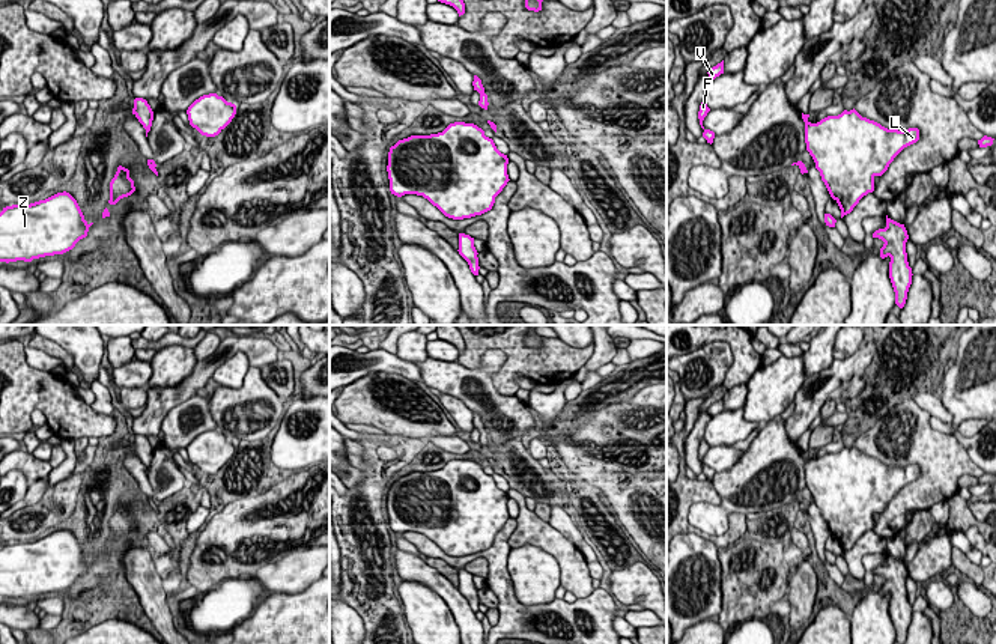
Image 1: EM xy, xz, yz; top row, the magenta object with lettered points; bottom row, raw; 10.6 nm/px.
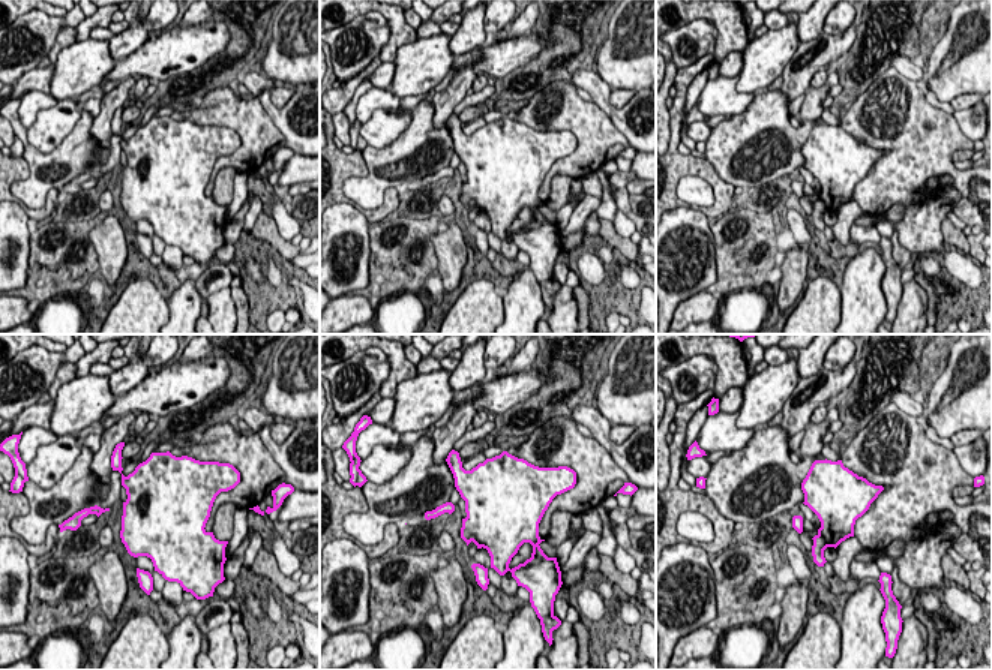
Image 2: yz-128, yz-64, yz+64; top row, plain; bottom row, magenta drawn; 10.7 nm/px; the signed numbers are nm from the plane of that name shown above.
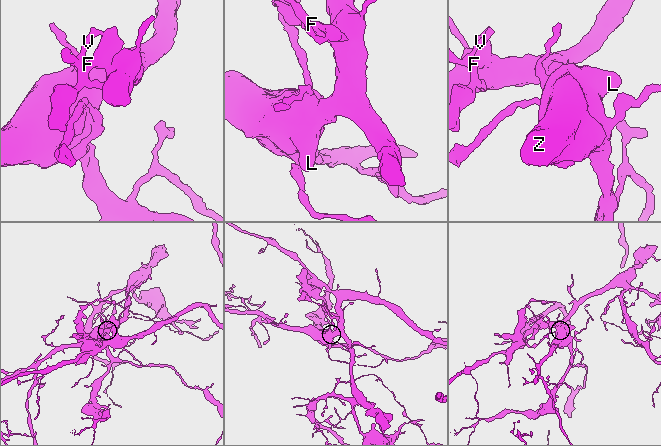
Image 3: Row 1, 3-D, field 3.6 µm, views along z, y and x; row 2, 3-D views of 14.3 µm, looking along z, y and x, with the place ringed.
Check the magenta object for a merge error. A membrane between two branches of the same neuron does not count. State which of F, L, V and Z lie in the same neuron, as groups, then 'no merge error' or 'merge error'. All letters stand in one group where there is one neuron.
F / L V Z; merge error

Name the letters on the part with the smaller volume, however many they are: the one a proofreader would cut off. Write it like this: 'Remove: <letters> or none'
Remove: F

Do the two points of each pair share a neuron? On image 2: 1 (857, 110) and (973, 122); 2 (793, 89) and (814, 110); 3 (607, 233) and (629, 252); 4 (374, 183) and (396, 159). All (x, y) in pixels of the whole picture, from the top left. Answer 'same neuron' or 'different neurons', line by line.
1: different neurons
2: different neurons
3: same neuron
4: same neuron

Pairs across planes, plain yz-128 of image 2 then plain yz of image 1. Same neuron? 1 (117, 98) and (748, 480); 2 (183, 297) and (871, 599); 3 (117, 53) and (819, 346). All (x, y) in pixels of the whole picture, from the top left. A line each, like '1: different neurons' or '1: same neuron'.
1: different neurons
2: same neuron
3: same neuron

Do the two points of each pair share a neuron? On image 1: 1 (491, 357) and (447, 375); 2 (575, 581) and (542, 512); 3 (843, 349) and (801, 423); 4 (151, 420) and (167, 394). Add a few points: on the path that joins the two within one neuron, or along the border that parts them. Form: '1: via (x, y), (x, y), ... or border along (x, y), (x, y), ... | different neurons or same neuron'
1: via (483, 369), (479, 373), (459, 375) | same neuron
2: border along (531, 510), (548, 522) | different neurons
3: border along (862, 345), (850, 355), (835, 360) | different neurons
4: via (154, 414), (161, 400) | same neuron

